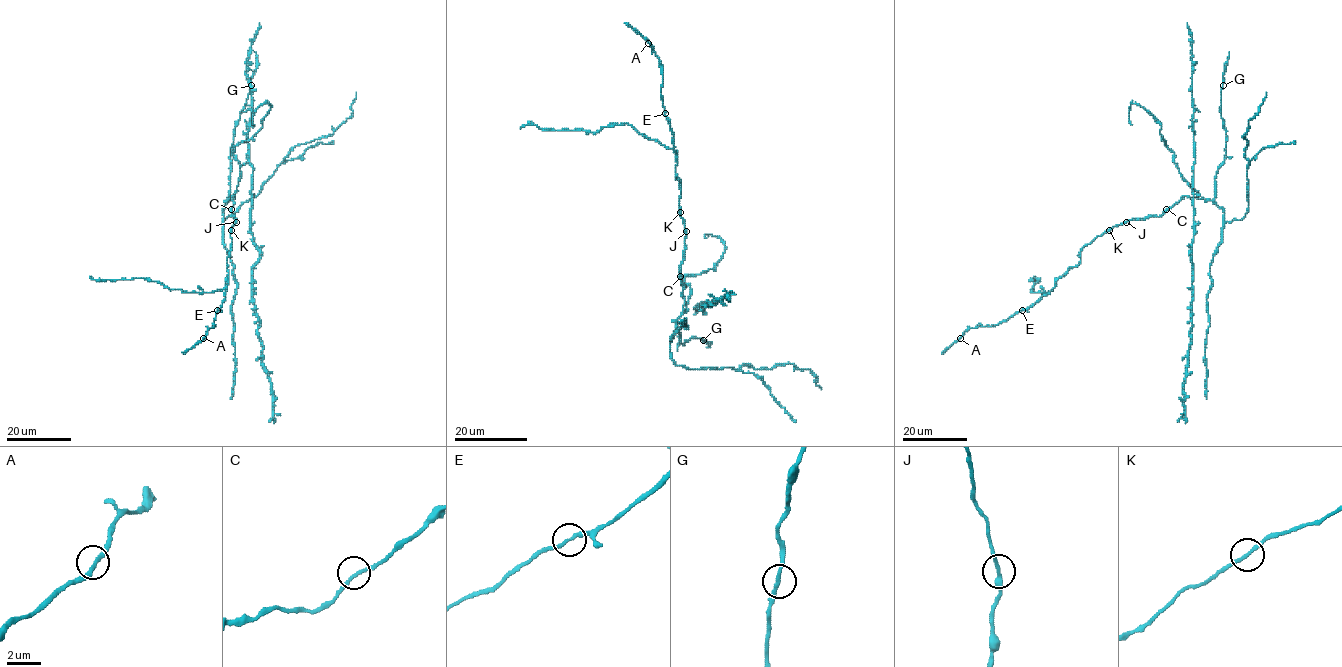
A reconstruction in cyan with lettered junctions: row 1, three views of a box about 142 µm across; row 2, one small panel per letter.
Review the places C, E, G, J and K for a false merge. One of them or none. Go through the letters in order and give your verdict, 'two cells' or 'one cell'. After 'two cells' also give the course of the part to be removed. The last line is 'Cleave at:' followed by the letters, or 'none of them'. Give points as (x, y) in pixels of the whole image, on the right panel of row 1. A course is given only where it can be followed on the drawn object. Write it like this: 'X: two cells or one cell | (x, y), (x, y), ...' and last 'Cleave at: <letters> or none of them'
C: one cell
E: one cell
G: one cell
J: one cell
K: one cell
Cleave at: none of them

